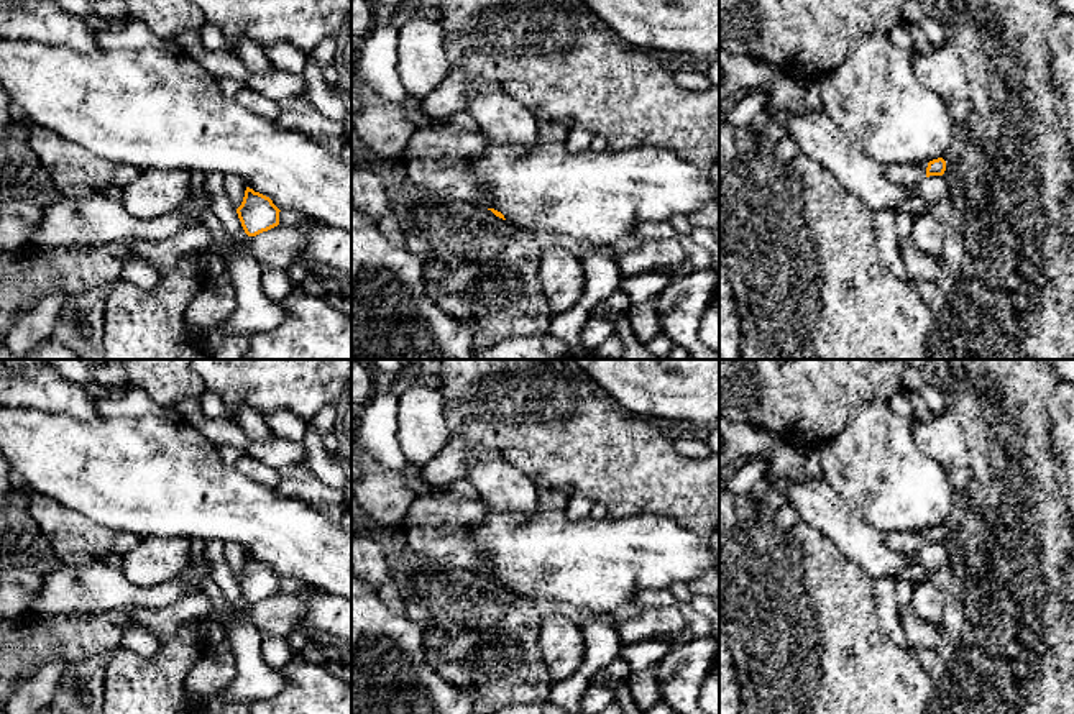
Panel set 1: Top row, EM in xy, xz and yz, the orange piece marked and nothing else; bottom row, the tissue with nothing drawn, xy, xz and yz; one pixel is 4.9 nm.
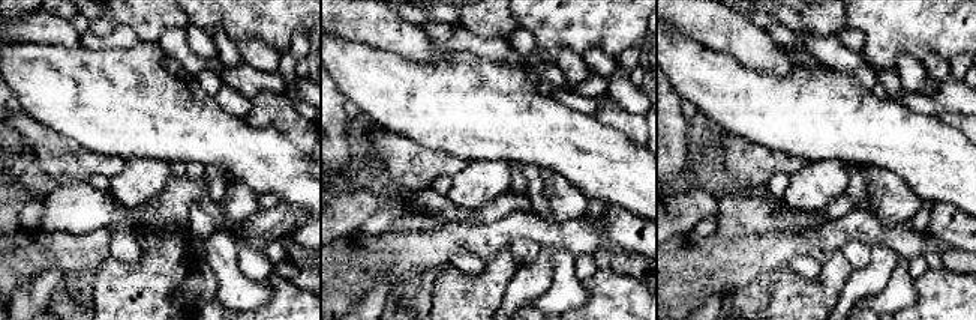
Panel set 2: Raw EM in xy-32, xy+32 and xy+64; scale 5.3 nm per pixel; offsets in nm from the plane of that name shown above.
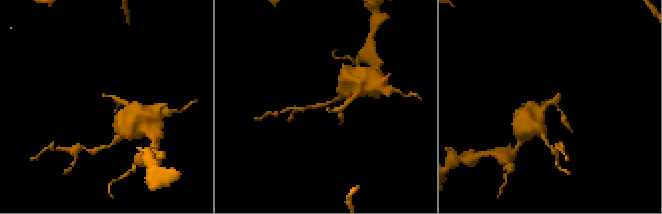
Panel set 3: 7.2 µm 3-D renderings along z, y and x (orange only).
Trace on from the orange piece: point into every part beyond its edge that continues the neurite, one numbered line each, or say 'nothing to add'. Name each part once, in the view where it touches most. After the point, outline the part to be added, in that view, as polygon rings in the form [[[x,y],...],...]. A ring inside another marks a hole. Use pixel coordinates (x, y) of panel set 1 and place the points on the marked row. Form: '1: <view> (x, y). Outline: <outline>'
1: yz (904, 174). Outline: [[[928,162],[885,164],[885,176],[898,185],[913,185],[926,179]]]

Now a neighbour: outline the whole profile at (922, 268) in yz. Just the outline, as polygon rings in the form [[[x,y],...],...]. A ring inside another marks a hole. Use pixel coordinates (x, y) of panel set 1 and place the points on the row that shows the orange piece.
[[[910,236],[902,238],[898,251],[911,284],[934,282],[938,279],[941,271],[938,258],[921,253]]]

